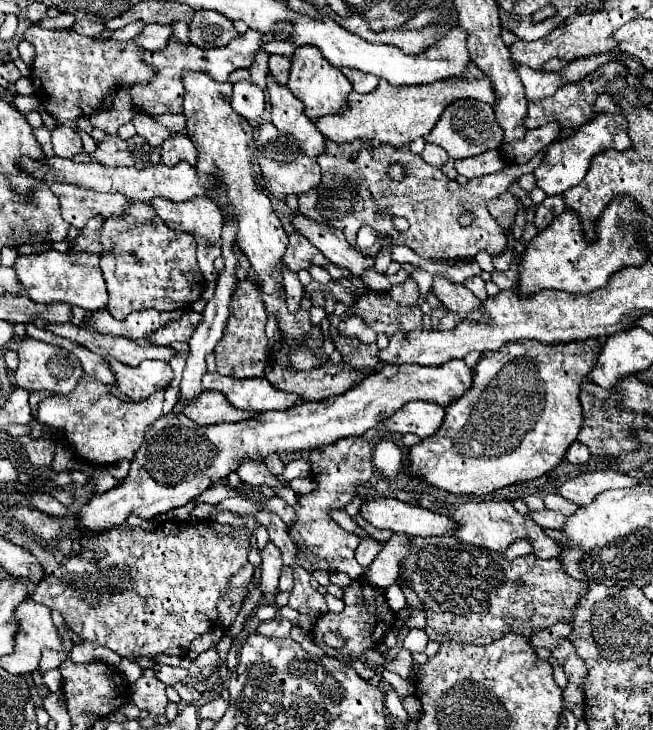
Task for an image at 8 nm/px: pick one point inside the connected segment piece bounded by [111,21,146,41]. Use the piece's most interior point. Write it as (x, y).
(128, 32)

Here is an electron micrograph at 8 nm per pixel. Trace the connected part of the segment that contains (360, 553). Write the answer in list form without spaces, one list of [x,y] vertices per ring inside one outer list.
[[[361,540],[359,548],[355,550],[355,558],[357,558],[357,562],[359,562],[363,568],[367,568],[367,566],[373,562],[373,558],[381,552],[381,548],[383,548],[383,544],[381,544],[381,542]]]

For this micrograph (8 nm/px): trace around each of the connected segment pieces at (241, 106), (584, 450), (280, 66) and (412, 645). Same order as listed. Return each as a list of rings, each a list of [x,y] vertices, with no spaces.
[[[251,80],[237,82],[233,86],[231,106],[237,114],[241,114],[247,120],[257,120],[265,112],[265,94],[259,86],[255,86]]]
[[[575,442],[569,446],[565,458],[571,462],[571,464],[585,464],[589,458],[591,458],[591,452],[587,446],[583,446],[581,442]]]
[[[269,56],[269,74],[277,84],[287,84],[289,78],[289,68],[291,68],[291,58],[289,56]]]
[[[409,628],[407,636],[403,640],[403,646],[409,652],[423,652],[427,642],[429,642],[429,638],[427,638],[427,632],[423,628]]]

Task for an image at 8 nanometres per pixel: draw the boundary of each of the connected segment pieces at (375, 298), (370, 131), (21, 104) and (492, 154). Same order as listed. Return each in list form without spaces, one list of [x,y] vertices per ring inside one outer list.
[[[369,292],[357,300],[357,312],[343,314],[343,320],[349,316],[359,316],[365,326],[373,328],[377,334],[381,332],[397,332],[397,330],[421,330],[421,310],[419,308],[401,308],[393,304],[385,296],[385,292]]]
[[[475,64],[469,66],[469,72],[465,72],[465,76],[459,76],[459,86],[453,84],[453,78],[421,86],[391,86],[387,80],[379,80],[375,92],[369,94],[351,92],[347,96],[349,104],[343,114],[323,116],[313,124],[325,138],[337,144],[349,144],[361,140],[367,148],[379,144],[391,144],[393,148],[401,148],[419,136],[427,136],[433,130],[435,122],[439,120],[443,108],[459,98],[475,98],[491,106],[495,104],[495,92],[491,80],[485,74],[481,74],[479,68],[475,68]]]
[[[31,94],[31,96],[15,96],[13,104],[19,108],[19,112],[21,112],[23,116],[27,116],[31,110],[37,110],[41,102],[37,100],[35,94]]]
[[[489,150],[485,154],[473,156],[473,158],[465,158],[465,160],[455,160],[455,170],[465,176],[465,178],[479,178],[483,174],[491,174],[497,172],[505,166],[505,162],[501,160],[501,154],[497,150]]]

